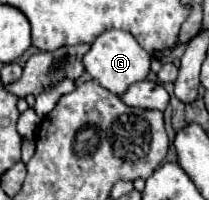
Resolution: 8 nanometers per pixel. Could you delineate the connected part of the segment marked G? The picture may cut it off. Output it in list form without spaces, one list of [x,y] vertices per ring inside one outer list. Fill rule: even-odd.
[[[108,30],[102,36],[98,36],[96,42],[90,46],[90,52],[84,56],[84,68],[108,92],[122,96],[124,90],[132,86],[132,82],[146,80],[150,72],[150,54],[136,42],[132,34],[122,30]]]

